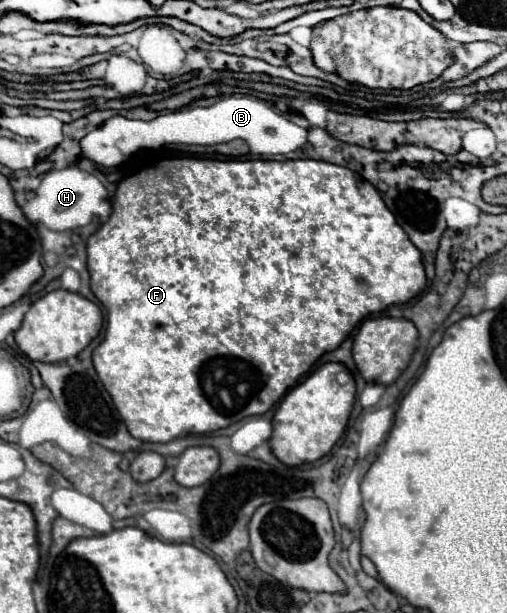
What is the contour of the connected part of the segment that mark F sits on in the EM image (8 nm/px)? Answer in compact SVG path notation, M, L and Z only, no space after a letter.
M167 158L161 160L155 168L147 168L141 170L129 178L125 178L113 198L113 212L109 216L109 220L87 240L87 268L91 274L91 290L97 296L97 300L105 306L107 310L107 330L105 330L105 340L93 350L93 366L105 386L105 390L111 394L113 404L117 406L117 412L121 414L123 422L127 424L129 432L133 434L133 438L139 438L143 442L171 442L173 438L181 436L181 434L205 434L205 432L215 432L221 428L227 428L247 416L257 416L257 414L265 414L275 402L279 402L279 398L285 396L287 390L291 390L297 380L307 374L313 364L325 354L331 352L335 348L341 346L341 342L351 334L351 330L361 324L367 316L383 312L385 308L393 306L393 304L405 304L411 298L415 298L419 292L425 290L427 284L427 276L425 276L425 268L421 262L421 252L413 246L413 242L409 240L409 236L405 234L405 230L397 224L397 220L393 218L391 210L385 206L381 194L377 192L375 186L371 186L367 180L363 180L357 172L337 166L337 164L329 164L329 162L321 162L321 160L285 160L285 162L275 162L275 160L211 160L211 158Z

